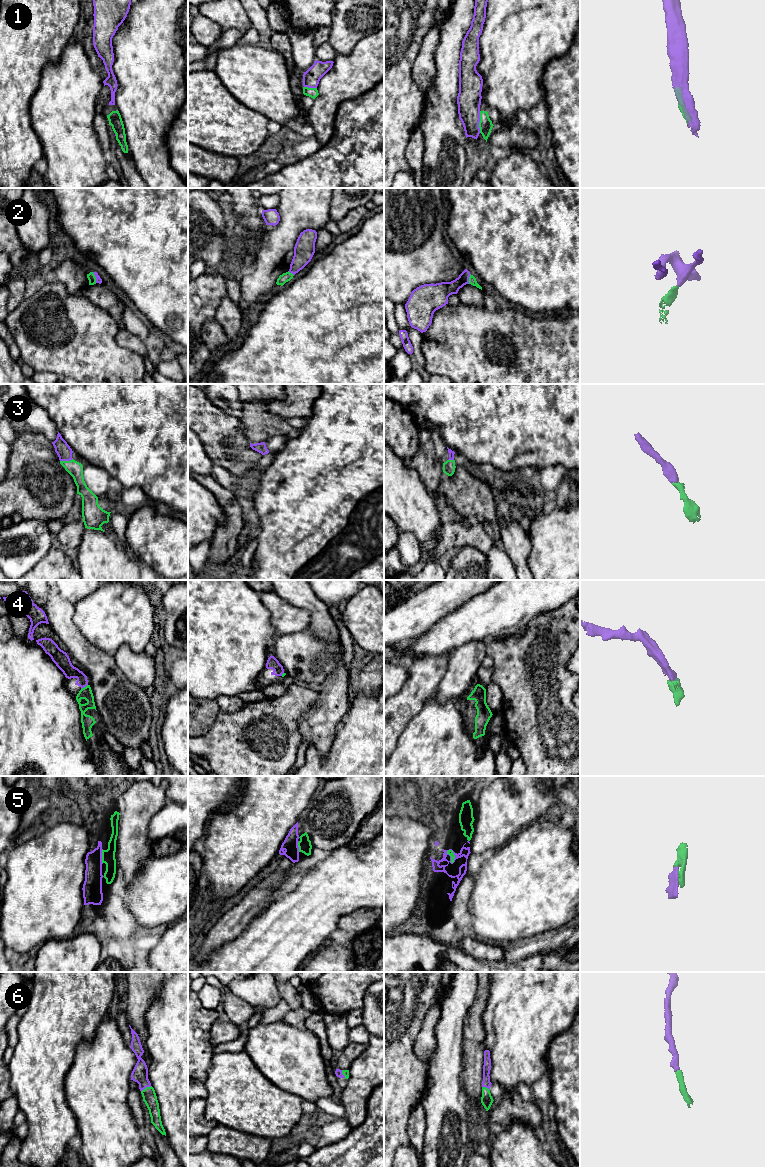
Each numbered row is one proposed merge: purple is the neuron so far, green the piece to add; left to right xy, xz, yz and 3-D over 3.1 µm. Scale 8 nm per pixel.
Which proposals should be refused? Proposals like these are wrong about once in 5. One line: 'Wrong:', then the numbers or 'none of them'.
Wrong: 1

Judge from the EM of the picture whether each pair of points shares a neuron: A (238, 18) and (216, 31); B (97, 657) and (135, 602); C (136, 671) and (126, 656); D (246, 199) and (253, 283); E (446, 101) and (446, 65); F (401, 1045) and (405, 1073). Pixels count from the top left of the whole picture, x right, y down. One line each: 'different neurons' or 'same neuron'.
A: different neurons
B: different neurons
C: same neuron
D: different neurons
E: same neuron
F: same neuron

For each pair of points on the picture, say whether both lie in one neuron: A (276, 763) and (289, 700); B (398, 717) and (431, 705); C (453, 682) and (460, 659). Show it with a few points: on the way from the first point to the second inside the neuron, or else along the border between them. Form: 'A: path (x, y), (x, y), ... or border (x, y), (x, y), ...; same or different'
A: path (278, 747), (282, 716); same
B: border (434, 696), (425, 701), (422, 709), (406, 725); different
C: path (459, 676), (460, 665); same

